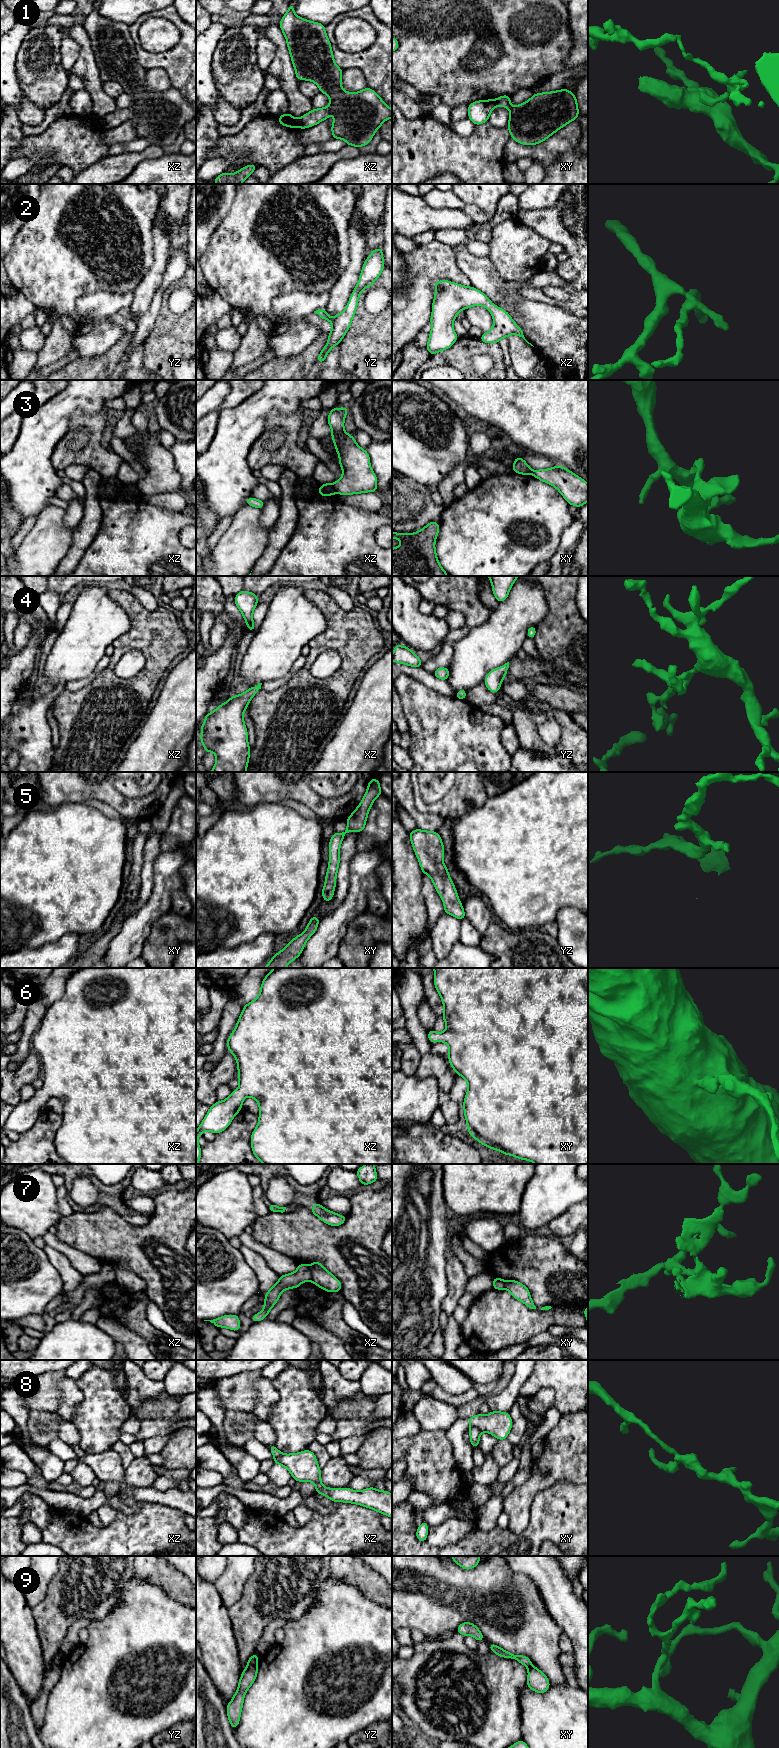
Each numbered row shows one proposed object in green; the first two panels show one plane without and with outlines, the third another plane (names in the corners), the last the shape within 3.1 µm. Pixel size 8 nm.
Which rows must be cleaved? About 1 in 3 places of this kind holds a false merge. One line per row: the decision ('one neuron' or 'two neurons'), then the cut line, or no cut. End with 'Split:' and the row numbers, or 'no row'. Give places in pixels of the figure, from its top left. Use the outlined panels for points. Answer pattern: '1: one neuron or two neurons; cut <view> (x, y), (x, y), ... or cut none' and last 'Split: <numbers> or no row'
1: two neurons; cut xz (297, 119), (299, 126)
2: one neuron; cut none
3: two neurons; cut xz (332, 484), (336, 491)
4: one neuron; cut none
5: one neuron; cut none
6: one neuron; cut none
7: two neurons; cut xz (309, 1266), (310, 1280)
8: two neurons; cut xy (470, 1426), (475, 1426), (481, 1431)
9: two neurons; cut yz (256, 1664), (247, 1667)
Split: 1, 3, 7, 8, 9

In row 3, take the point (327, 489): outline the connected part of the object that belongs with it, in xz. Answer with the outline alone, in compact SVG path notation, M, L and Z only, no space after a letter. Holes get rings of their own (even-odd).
M332 483L322 484L319 487L318 494L320 496L332 496L336 493Z

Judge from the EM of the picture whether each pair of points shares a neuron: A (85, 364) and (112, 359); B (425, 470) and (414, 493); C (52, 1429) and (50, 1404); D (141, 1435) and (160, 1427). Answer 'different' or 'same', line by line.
A: same
B: different
C: different
D: same

